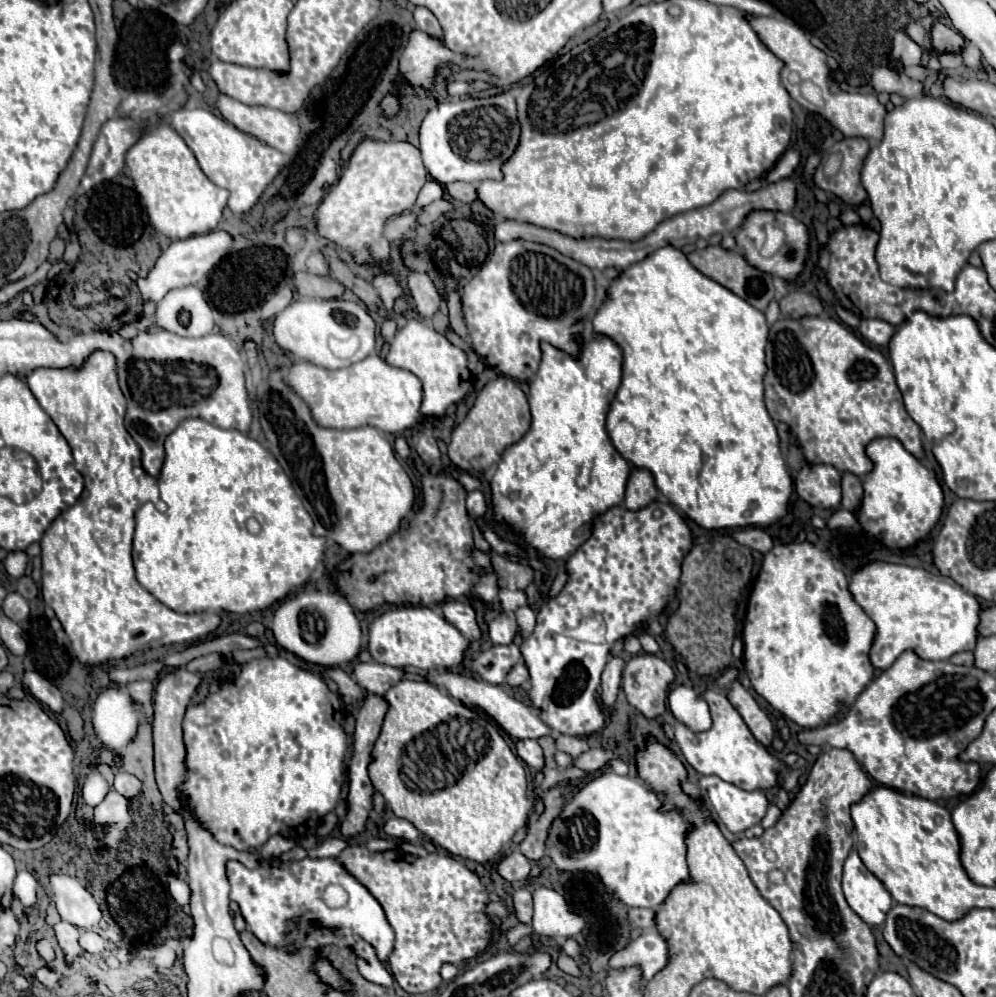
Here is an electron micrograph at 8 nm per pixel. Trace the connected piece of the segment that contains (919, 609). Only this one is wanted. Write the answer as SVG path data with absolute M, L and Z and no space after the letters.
M870 563L854 573L850 593L876 623L870 661L878 669L888 669L906 649L914 649L918 657L930 661L944 661L956 653L976 649L980 601L950 577L932 575L926 569L908 565Z

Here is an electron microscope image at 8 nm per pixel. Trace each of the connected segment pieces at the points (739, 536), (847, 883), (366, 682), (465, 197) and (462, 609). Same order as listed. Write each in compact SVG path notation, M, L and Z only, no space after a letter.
M738 529L738 531L730 532L730 536L736 539L740 545L746 545L760 553L768 553L772 549L772 539L762 529Z
M856 849L848 855L844 863L842 889L848 905L868 925L882 925L886 921L886 913L892 907L892 895L882 885L882 881L866 869Z
M376 661L370 663L354 663L352 665L352 677L354 681L366 691L374 695L384 695L392 685L400 681L400 669L394 669L390 665L380 665Z
M450 183L446 185L446 191L454 201L462 201L462 203L474 203L478 199L476 185L472 183Z
M444 603L442 605L442 615L446 617L446 621L450 621L460 633L470 635L474 639L480 639L482 631L476 623L476 613L470 605L464 603Z

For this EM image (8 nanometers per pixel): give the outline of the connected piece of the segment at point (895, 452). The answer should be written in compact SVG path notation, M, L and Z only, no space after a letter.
M884 437L866 447L874 471L864 477L864 497L858 509L858 521L864 531L878 537L886 547L910 547L930 533L942 515L944 495L930 469L910 455L900 441Z

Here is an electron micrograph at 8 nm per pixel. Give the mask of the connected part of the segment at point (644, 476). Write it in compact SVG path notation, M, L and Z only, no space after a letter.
M632 469L626 485L624 507L630 511L638 511L654 501L658 501L658 489L654 485L652 473L646 469Z

